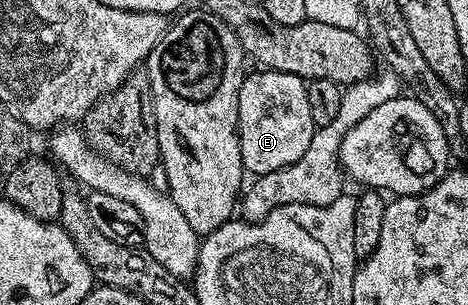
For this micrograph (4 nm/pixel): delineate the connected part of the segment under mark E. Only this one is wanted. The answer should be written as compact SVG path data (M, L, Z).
M265 69L255 70L255 75L247 74L240 85L238 94L238 140L242 154L242 166L251 176L264 173L276 173L276 169L284 169L292 165L292 161L300 161L304 157L308 145L316 130L312 121L312 112L308 110L307 80L296 77L292 73L280 73Z

